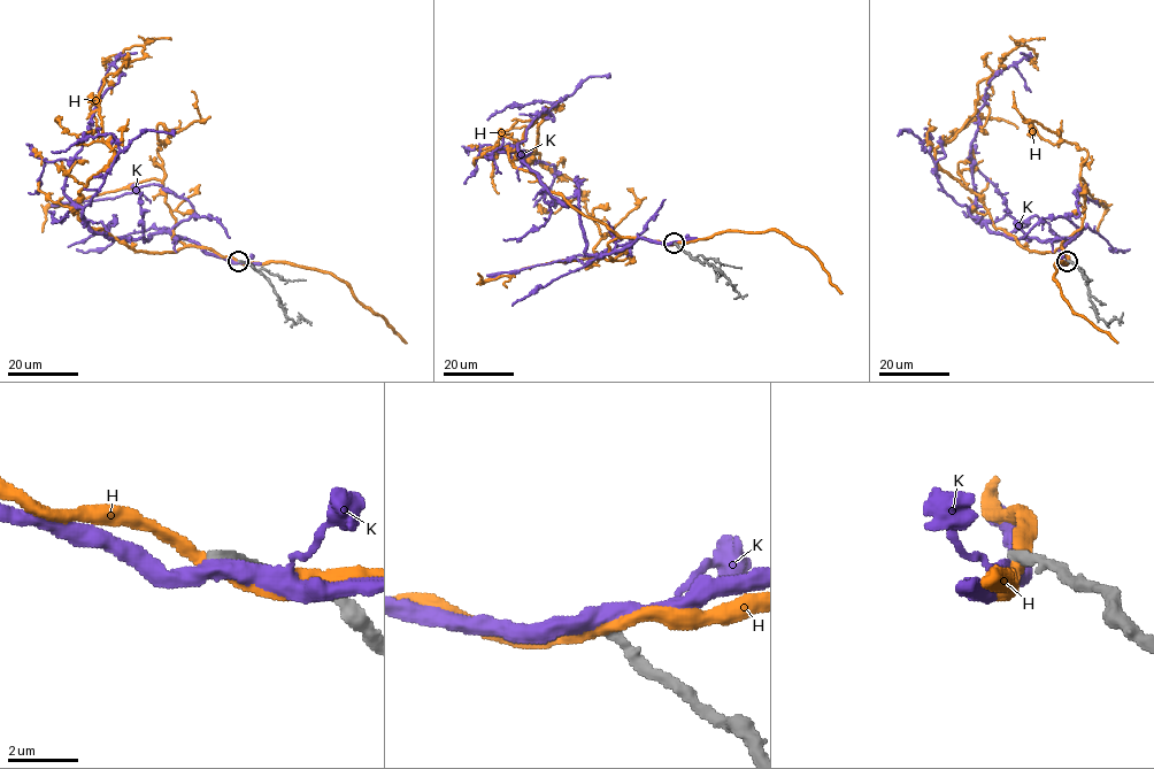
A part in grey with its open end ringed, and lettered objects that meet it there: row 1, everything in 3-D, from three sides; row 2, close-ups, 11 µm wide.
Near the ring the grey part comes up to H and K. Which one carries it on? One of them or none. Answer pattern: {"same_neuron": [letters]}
{"same_neuron": []}

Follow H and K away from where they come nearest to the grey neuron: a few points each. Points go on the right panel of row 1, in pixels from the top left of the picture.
H: (1068, 261), (1061, 246), (1029, 251), (997, 229), (983, 199), (935, 159), (1012, 50), (1031, 48), (1038, 70)
K: (1067, 261), (1062, 250), (1079, 232), (1016, 239), (969, 213), (978, 109), (990, 81), (1026, 56), (1020, 53)

